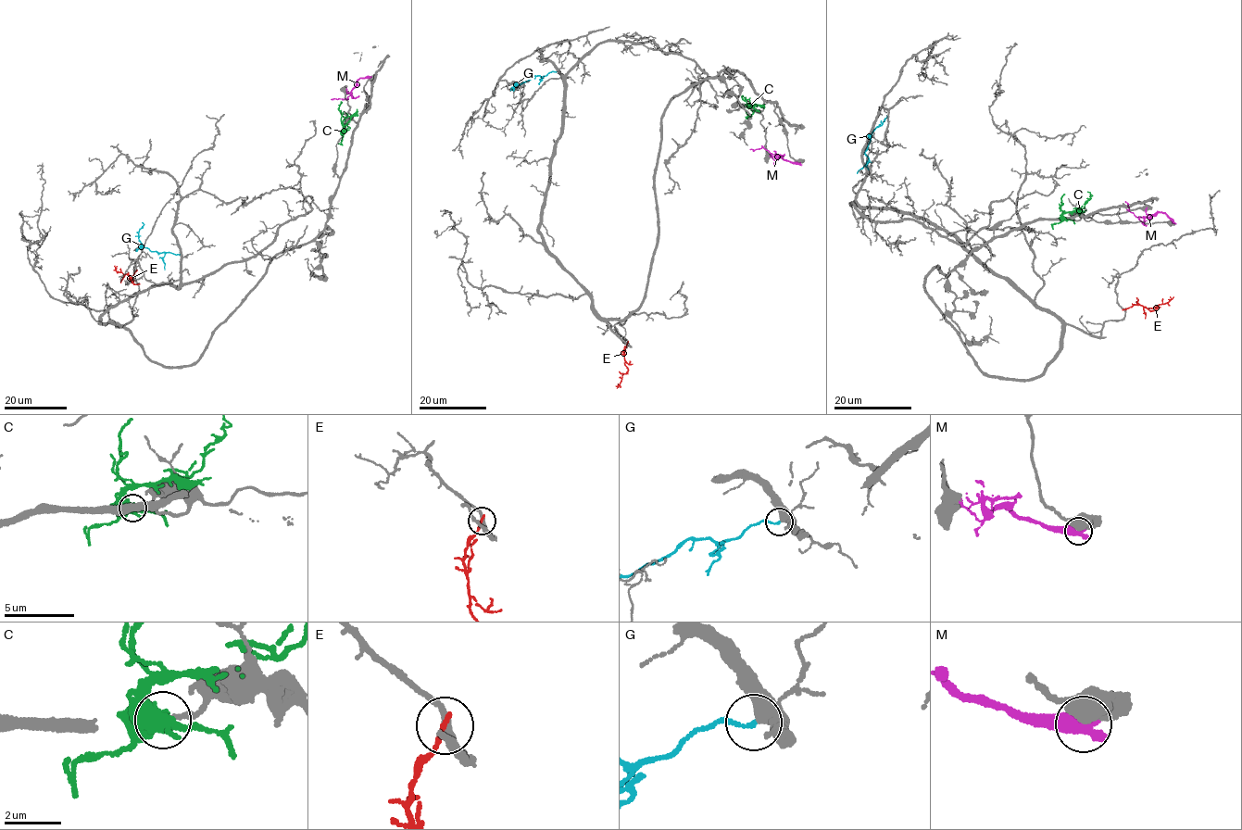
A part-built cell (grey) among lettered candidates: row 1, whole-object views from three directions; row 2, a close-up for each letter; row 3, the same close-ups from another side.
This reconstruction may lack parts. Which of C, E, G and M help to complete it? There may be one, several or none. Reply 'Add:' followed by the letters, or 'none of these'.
Add: none of these

